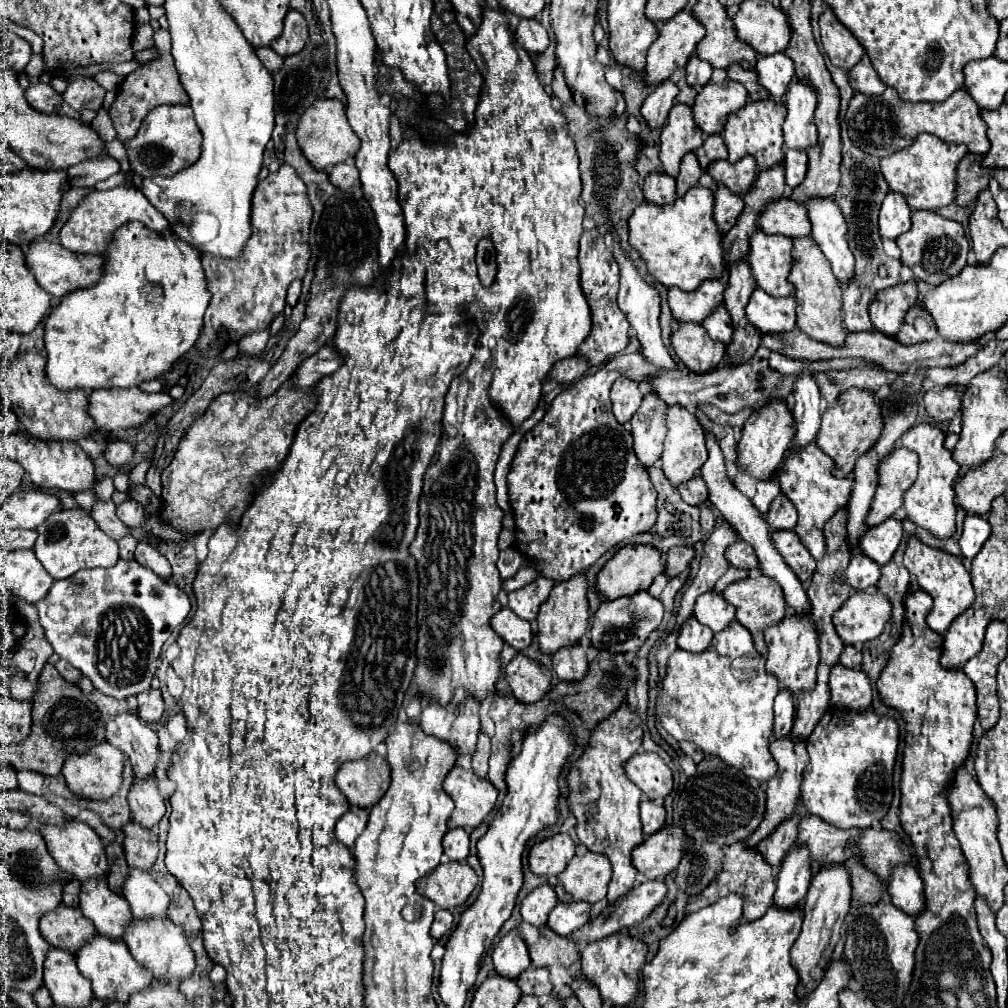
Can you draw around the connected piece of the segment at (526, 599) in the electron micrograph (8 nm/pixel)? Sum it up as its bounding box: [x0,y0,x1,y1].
[508,577,555,620]

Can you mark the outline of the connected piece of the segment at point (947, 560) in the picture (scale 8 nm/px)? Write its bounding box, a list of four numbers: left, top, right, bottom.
[904,538,974,634]

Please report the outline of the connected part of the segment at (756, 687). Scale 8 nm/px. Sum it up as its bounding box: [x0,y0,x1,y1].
[656,620,780,782]

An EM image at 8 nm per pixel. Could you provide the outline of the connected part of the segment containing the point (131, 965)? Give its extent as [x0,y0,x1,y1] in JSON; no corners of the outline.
[76,934,152,1004]

